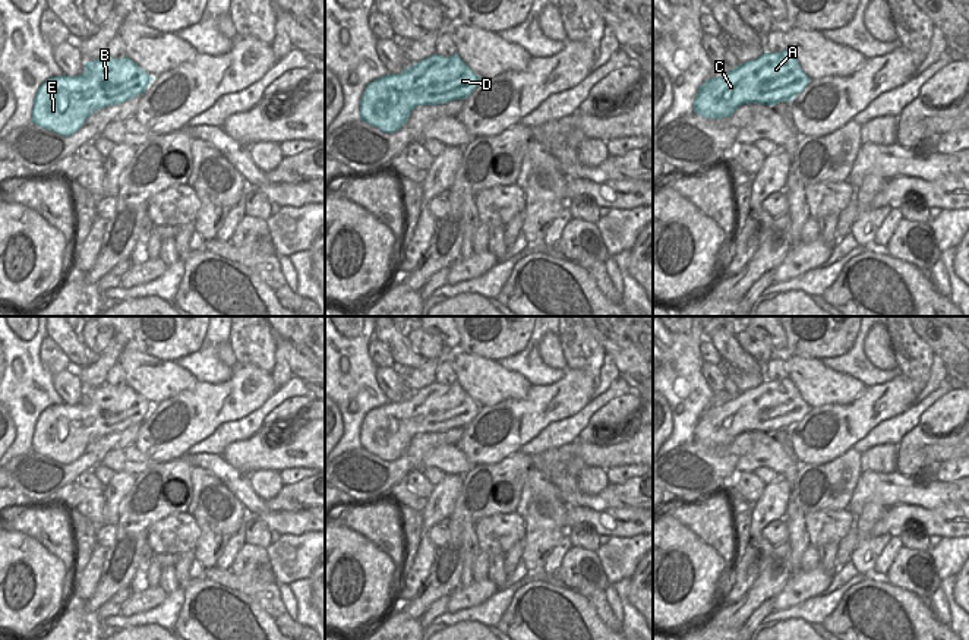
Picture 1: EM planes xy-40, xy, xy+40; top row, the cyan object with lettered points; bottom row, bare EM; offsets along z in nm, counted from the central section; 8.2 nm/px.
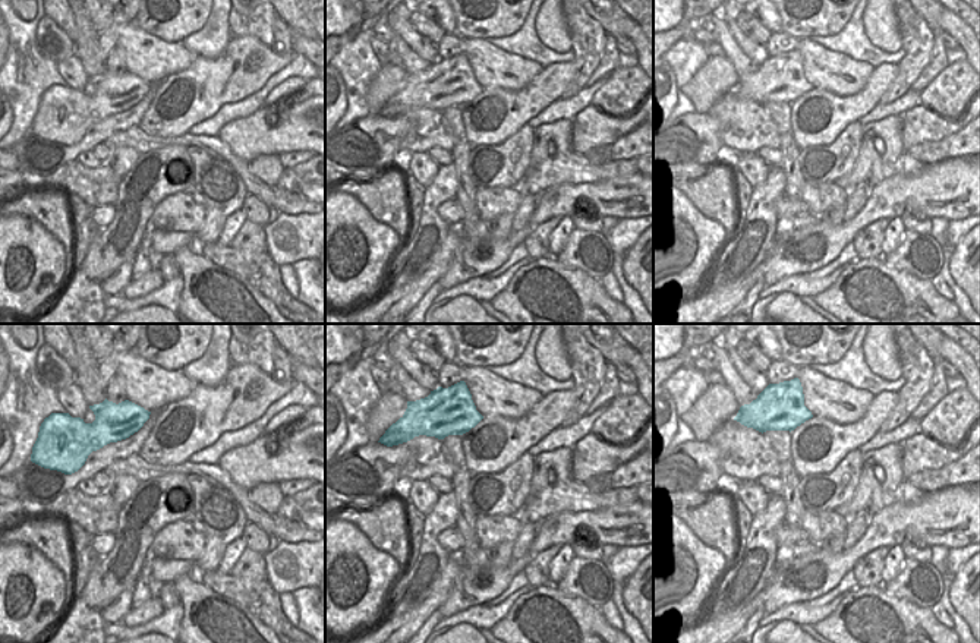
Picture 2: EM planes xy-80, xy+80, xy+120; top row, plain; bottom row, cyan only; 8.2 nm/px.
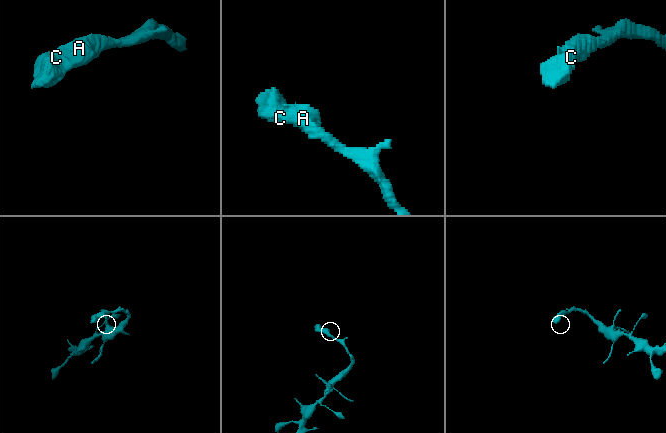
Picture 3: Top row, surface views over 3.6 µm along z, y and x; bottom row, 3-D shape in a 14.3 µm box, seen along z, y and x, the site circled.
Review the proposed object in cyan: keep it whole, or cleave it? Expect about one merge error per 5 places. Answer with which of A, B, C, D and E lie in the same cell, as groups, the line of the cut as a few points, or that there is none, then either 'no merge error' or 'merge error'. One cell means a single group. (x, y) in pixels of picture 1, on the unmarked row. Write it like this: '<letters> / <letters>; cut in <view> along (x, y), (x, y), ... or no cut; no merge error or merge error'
A B C D E; no cut; no merge error

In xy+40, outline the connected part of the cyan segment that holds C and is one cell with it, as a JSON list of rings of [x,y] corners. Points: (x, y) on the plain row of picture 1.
[[[789,376],[764,381],[725,404],[707,407],[694,428],[694,441],[706,447],[723,447],[744,432],[790,431],[809,410]]]

